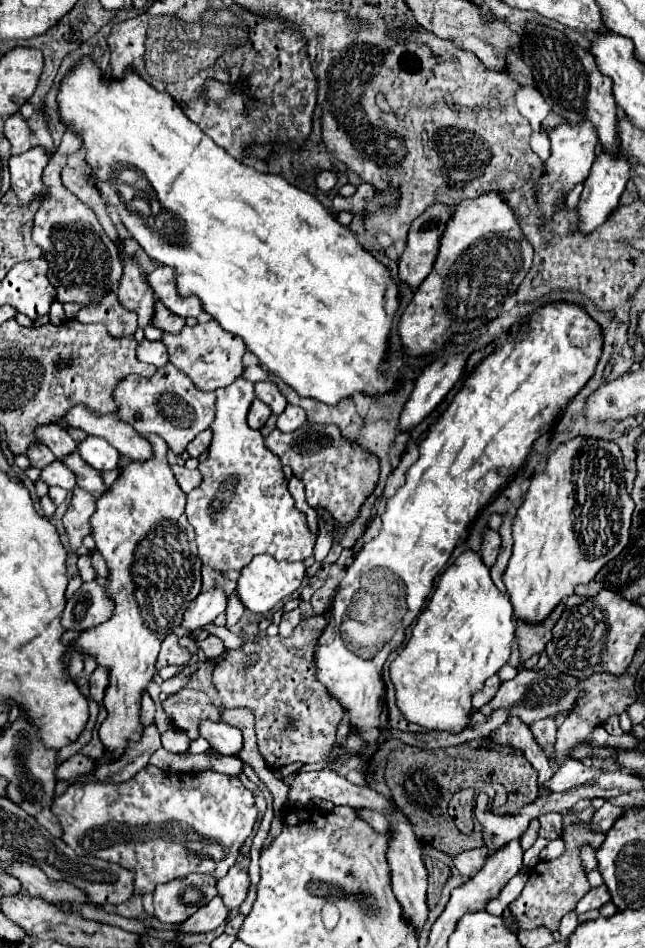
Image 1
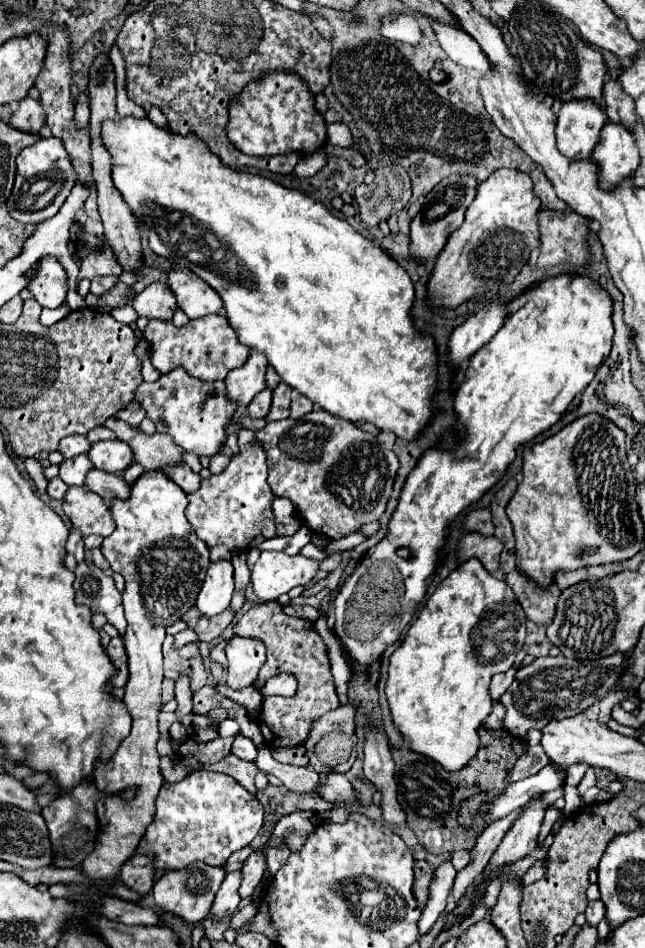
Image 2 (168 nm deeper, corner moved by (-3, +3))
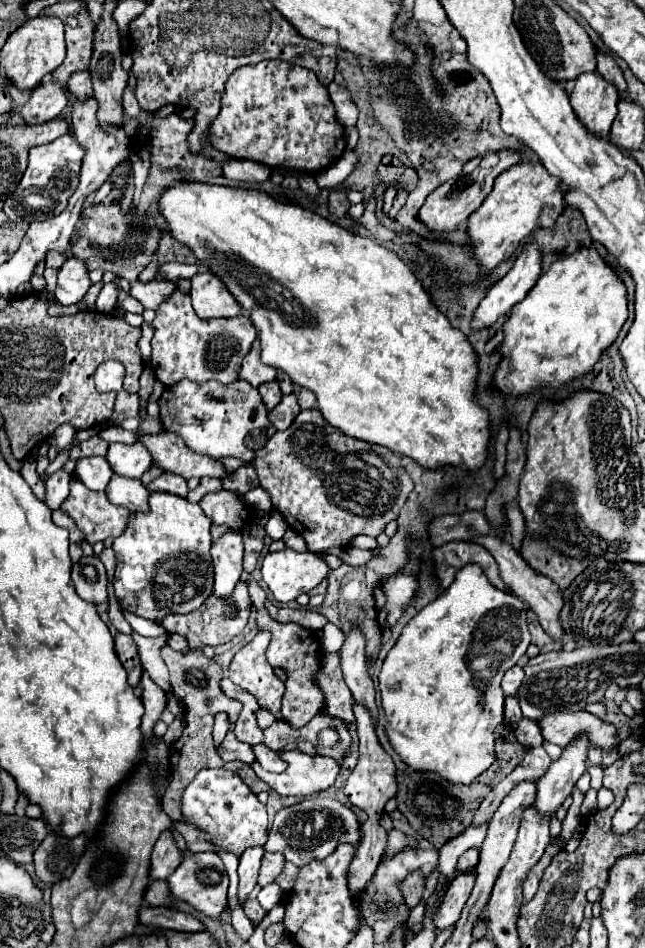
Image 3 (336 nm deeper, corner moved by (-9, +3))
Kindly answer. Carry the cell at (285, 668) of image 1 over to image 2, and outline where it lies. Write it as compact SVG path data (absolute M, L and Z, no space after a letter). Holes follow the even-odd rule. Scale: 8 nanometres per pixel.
M276 601L254 605L250 611L246 611L238 623L234 625L234 633L238 637L252 637L260 639L266 645L266 657L268 661L260 669L254 687L264 689L266 681L280 673L290 673L298 679L298 691L292 697L270 697L264 695L262 707L258 711L260 731L264 735L264 745L274 749L294 749L306 743L310 737L314 721L318 721L328 711L334 711L340 707L338 695L334 689L334 677L330 671L330 659L328 659L328 647L324 639L318 635L314 621L300 619L300 617L288 617L282 611L282 605Z

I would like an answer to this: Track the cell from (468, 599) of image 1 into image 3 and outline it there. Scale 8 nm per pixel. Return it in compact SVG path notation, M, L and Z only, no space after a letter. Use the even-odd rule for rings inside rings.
M466 565L464 569L460 569L456 575L454 575L454 583L444 591L440 593L430 605L426 605L418 615L414 615L408 625L402 629L402 635L400 639L396 641L396 645L390 649L388 657L384 659L384 665L382 665L382 671L380 671L380 677L378 677L378 687L380 687L380 697L382 697L382 707L386 705L386 719L388 719L388 725L386 725L386 735L388 735L388 741L392 745L392 749L400 755L400 759L412 767L414 771L434 771L438 773L442 779L450 781L450 783L460 783L460 785L470 785L478 775L482 775L494 761L496 761L496 753L494 753L494 729L502 723L502 705L504 705L505 695L502 695L502 689L500 689L500 679L504 675L504 671L508 667L514 667L516 661L526 653L530 645L530 633L528 633L528 625L526 625L526 605L516 597L516 595L510 595L510 593L504 593L496 587L492 587L492 583L486 579L484 571L476 565Z

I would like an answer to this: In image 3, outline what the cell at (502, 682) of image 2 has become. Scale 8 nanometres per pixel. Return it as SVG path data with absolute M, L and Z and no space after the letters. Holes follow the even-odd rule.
M514 665L512 669L506 671L504 679L502 679L502 689L504 689L504 695L516 695L520 685L522 685L522 679L524 679L524 671L522 667Z

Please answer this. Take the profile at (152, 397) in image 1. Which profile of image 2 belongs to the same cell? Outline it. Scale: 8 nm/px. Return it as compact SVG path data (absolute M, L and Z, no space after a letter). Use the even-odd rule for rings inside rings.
M182 367L160 375L160 379L154 383L140 383L134 391L134 401L138 401L146 409L146 417L156 423L158 433L172 435L176 445L198 457L210 457L218 453L226 437L224 429L230 423L230 415L234 413L234 405L226 399L224 381L204 383L190 377Z

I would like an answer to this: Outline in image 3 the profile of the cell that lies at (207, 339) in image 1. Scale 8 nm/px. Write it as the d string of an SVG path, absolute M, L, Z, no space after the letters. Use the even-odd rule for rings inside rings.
M178 289L158 305L154 329L150 361L154 365L154 375L166 387L176 385L184 377L196 383L210 379L224 385L234 383L238 379L242 359L248 355L250 345L256 339L256 329L246 315L230 319L200 319L190 305L190 295Z

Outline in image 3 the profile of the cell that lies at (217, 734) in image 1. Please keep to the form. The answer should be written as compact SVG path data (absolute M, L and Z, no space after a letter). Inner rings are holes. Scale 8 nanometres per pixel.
M256 745L256 747L252 747L252 749L254 749L254 753L256 753L256 761L258 761L266 771L282 773L282 771L288 767L288 763L286 763L284 759L280 759L280 755L278 755L276 751L272 751L272 749L264 747L264 745Z

